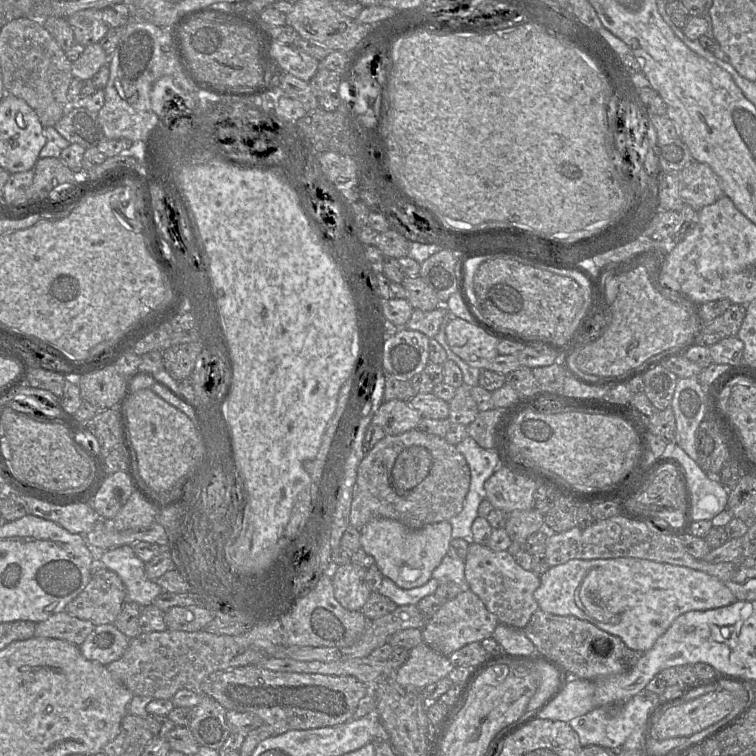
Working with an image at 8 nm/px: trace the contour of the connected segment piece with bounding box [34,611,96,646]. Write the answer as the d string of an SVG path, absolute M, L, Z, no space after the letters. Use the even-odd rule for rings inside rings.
M62 611L36 623L34 636L61 639L80 646L95 627L90 621L80 620Z

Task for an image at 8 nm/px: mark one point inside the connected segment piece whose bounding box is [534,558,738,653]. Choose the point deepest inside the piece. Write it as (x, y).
(637, 600)

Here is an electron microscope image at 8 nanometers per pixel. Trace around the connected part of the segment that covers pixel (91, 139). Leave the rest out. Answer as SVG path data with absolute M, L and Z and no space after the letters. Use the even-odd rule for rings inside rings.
M74 108L54 126L70 144L79 144L85 149L96 147L106 137L99 123L98 113L88 109Z

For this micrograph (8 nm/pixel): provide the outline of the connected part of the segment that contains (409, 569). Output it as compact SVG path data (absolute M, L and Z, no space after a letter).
M374 518L360 530L361 547L374 558L383 576L402 589L420 587L432 578L434 569L447 555L451 539L452 527L449 521L410 529L393 519Z

